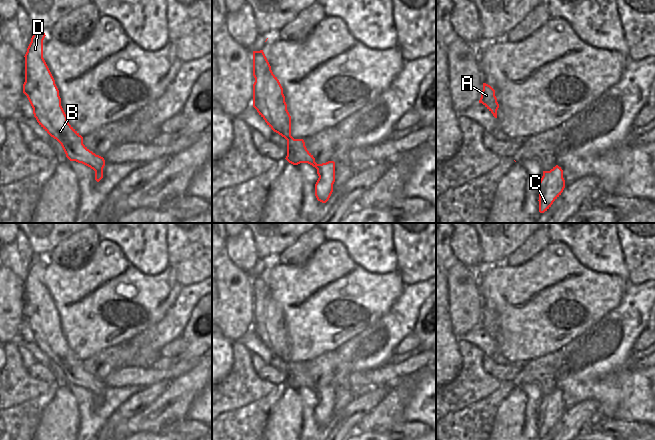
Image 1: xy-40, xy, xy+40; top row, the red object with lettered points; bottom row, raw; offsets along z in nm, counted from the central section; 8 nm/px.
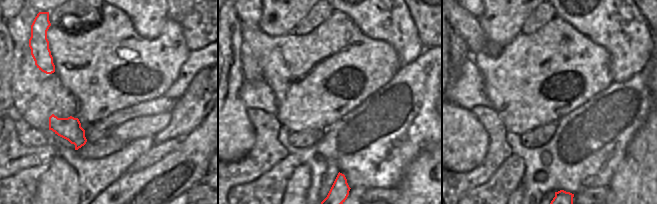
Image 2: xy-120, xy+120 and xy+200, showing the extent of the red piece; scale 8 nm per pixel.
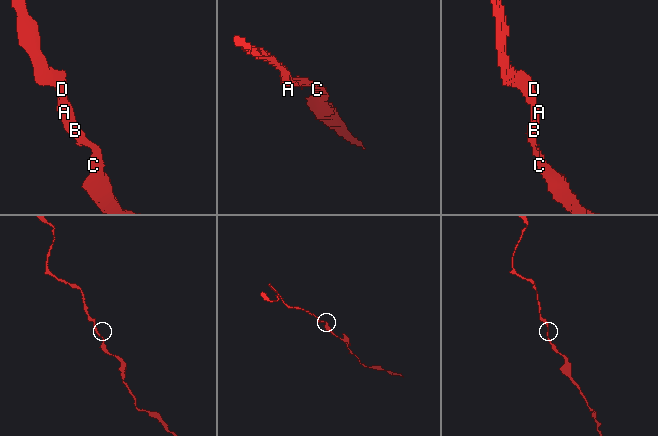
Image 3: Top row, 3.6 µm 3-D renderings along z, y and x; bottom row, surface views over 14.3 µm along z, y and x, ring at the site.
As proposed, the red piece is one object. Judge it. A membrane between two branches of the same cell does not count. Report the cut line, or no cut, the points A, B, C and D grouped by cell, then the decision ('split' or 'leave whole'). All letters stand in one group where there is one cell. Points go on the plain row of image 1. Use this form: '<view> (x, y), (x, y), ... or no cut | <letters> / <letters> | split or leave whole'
no cut | A B C D | leave whole

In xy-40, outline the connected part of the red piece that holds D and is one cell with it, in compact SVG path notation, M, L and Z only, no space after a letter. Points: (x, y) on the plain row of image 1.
M33 256L25 278L25 306L27 320L39 349L62 370L70 385L82 387L95 395L95 404L103 402L105 384L83 368L83 361L69 348L61 330L59 314L43 282L45 257Z

